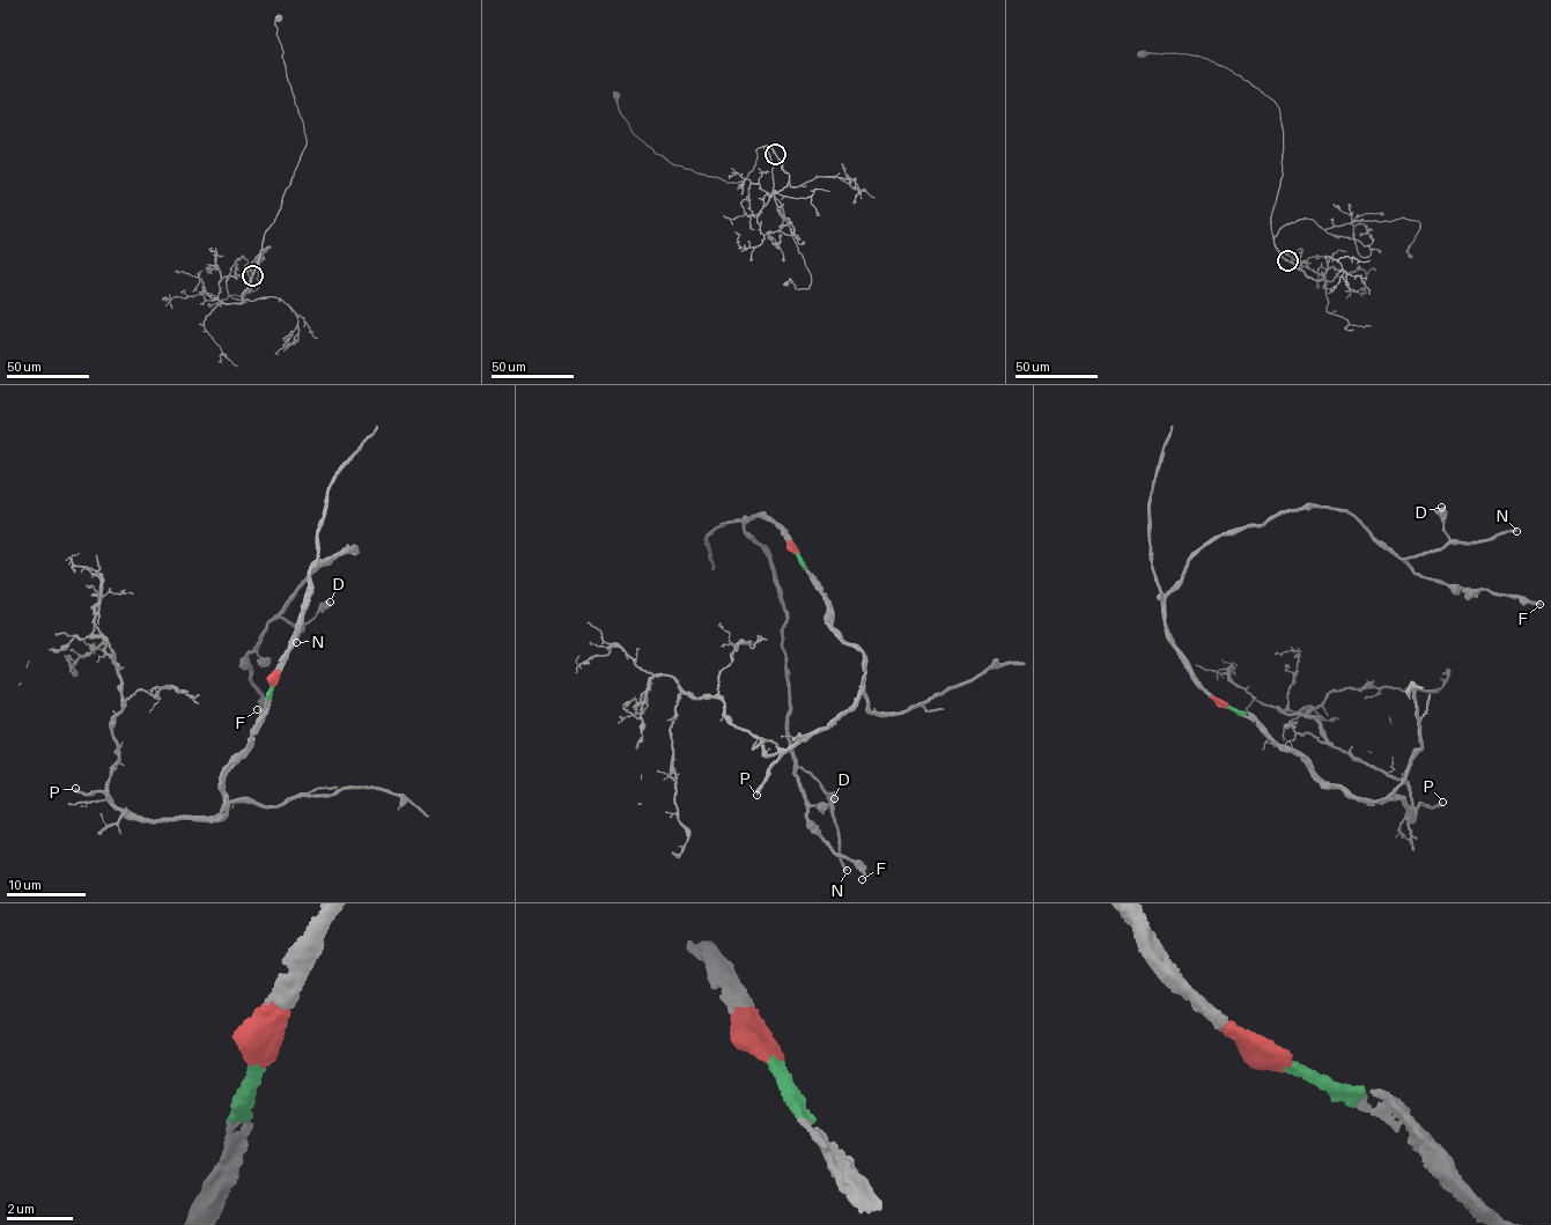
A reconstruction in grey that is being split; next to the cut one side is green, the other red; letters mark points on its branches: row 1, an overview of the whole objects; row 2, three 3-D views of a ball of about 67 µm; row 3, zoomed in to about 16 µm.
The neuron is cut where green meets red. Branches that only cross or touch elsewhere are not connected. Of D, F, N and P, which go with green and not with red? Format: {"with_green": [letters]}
{"with_green": ["P"]}

